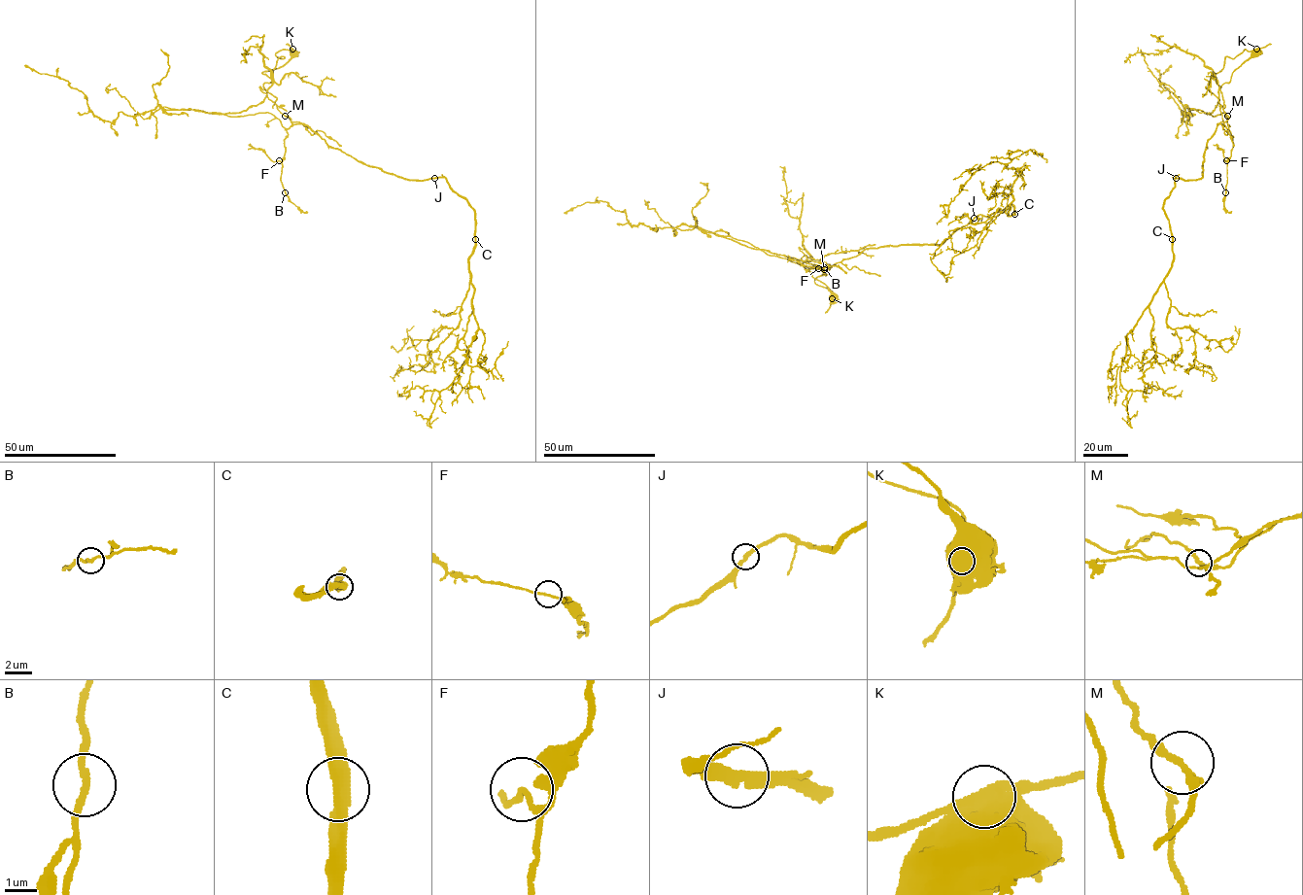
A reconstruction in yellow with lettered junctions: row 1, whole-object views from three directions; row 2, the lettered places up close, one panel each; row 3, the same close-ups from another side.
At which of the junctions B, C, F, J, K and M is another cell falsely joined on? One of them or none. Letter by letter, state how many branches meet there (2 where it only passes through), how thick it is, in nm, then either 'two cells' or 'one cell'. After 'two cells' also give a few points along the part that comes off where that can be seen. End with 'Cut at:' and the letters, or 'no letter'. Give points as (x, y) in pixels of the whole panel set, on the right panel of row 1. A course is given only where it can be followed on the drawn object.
B: 2 | 190 nm | one cell
C: 2 | 360 nm | one cell
F: 2 | 150 nm | one cell
J: 2 | 320 nm | one cell
K: 1 | 900 nm | two cells | (1256, 49), (1225, 56), (1214, 75), (1218, 100), (1212, 112), (1184, 105), (1185, 122), (1159, 79), (1171, 65)
M: 2 | 190 nm | one cell
Cut at: K

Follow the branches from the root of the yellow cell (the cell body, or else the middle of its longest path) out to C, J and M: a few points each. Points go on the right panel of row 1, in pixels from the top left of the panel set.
C: (1254, 52), (1220, 88), (1228, 119), (1208, 140), (1203, 176), (1172, 177), (1174, 188), (1163, 207), (1172, 239)
J: (1254, 52), (1220, 88), (1222, 110), (1228, 119), (1217, 125), (1208, 140), (1203, 176), (1187, 180), (1176, 178)
M: (1254, 52), (1220, 88), (1222, 110), (1228, 116)

